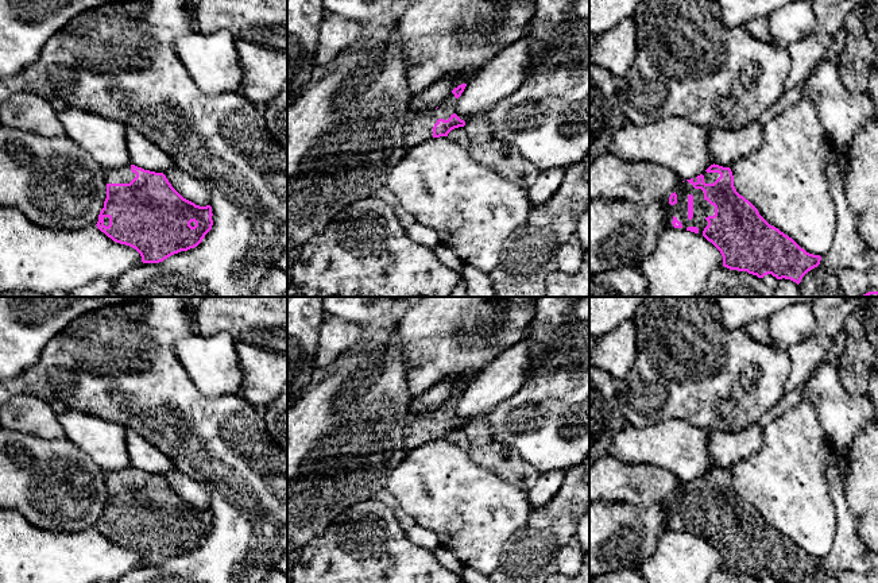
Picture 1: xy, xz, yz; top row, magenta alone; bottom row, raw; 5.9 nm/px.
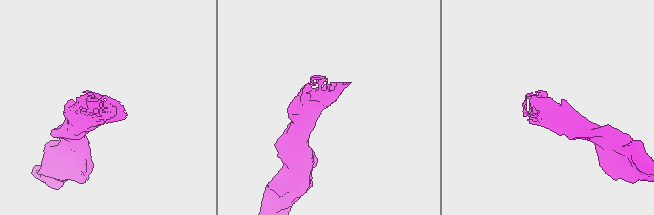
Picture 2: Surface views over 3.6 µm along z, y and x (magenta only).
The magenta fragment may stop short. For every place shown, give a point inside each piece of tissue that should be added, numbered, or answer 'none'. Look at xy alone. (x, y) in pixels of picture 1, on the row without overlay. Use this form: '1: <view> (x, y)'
1: xy (123, 477)

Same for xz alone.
1: xz (420, 428)

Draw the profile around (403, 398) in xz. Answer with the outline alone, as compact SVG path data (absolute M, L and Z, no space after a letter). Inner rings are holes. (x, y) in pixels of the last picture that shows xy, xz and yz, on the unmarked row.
M398 324L390 328L380 328L372 333L368 343L360 345L359 351L348 362L339 367L333 374L321 381L317 386L287 406L287 540L295 548L302 549L314 537L321 536L344 510L355 503L375 498L375 494L384 487L390 474L406 457L405 429L410 418L411 394L406 385L407 366L403 359L403 348L398 336Z

